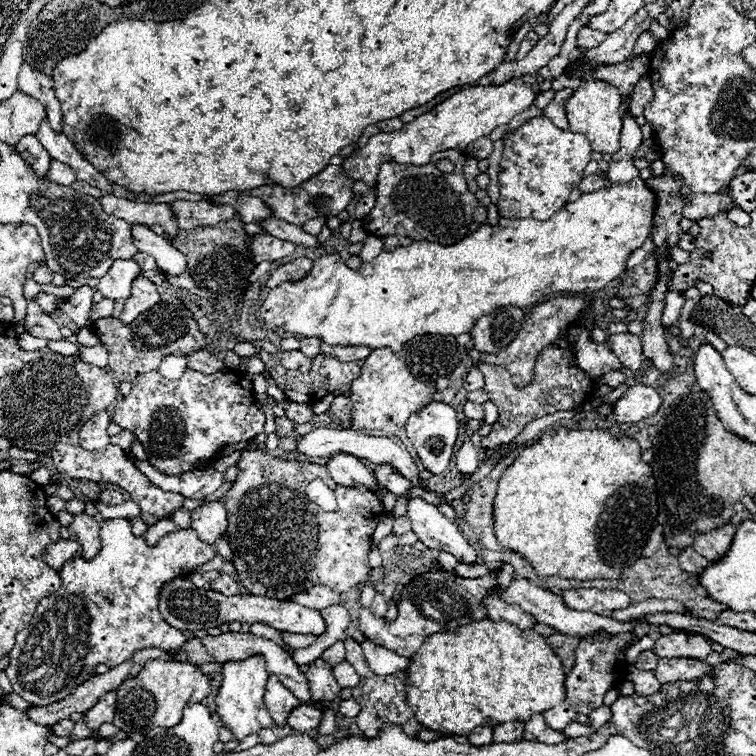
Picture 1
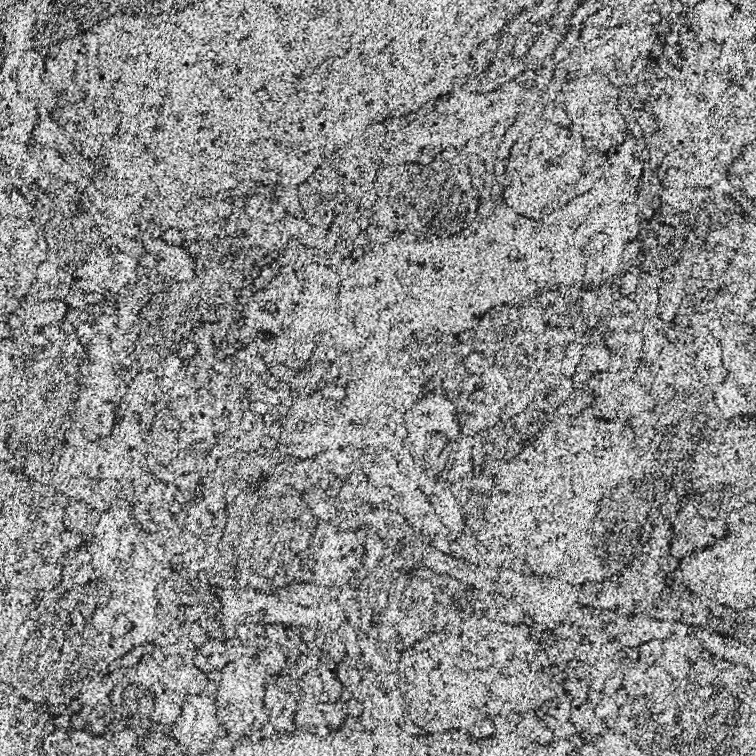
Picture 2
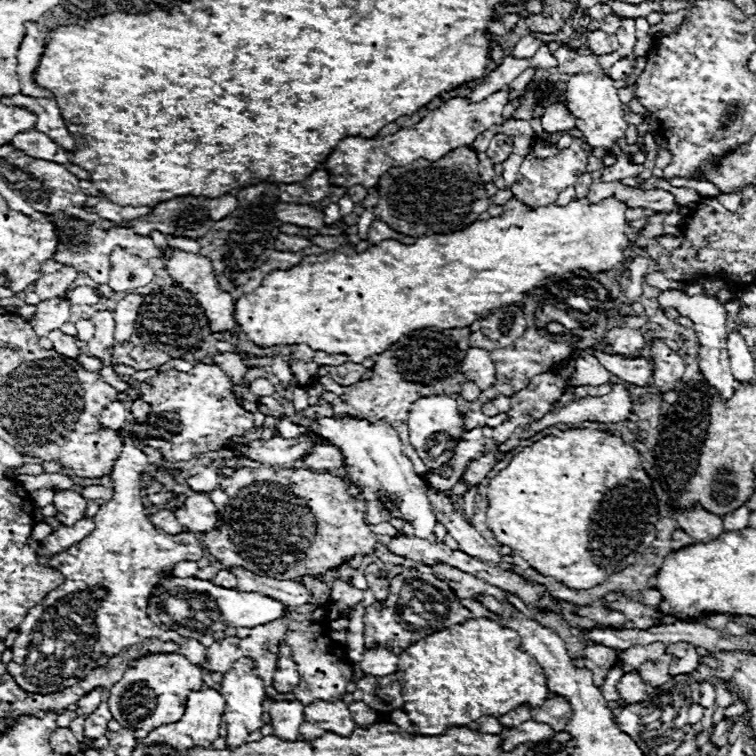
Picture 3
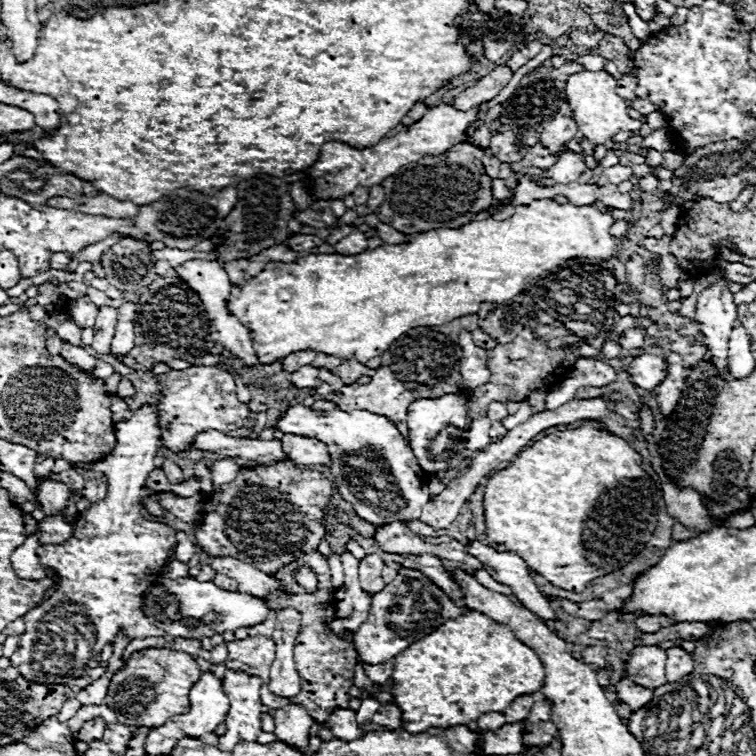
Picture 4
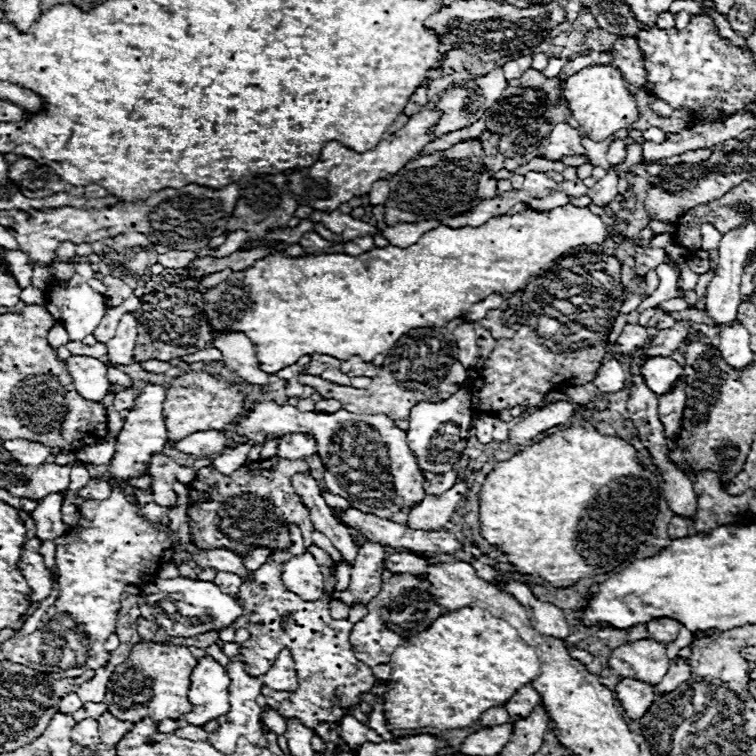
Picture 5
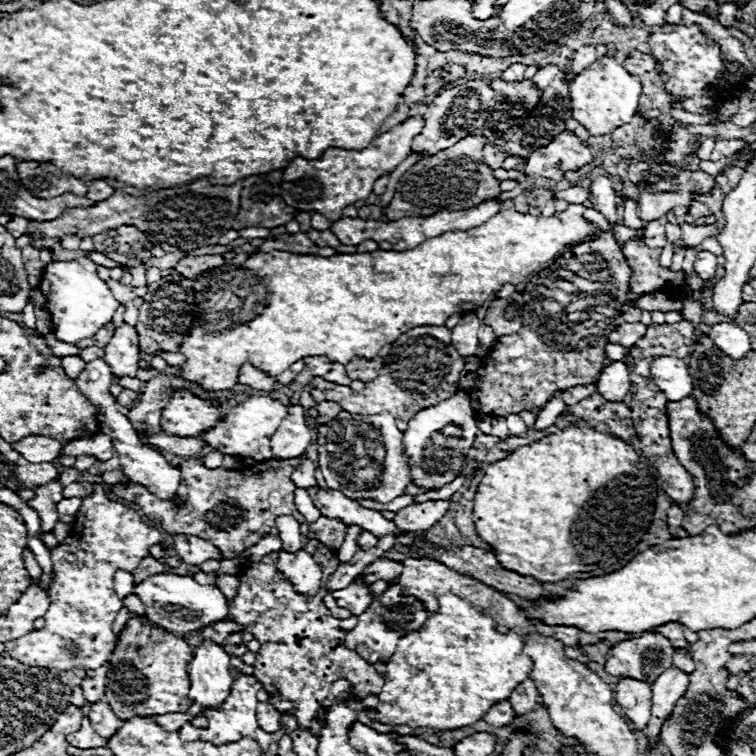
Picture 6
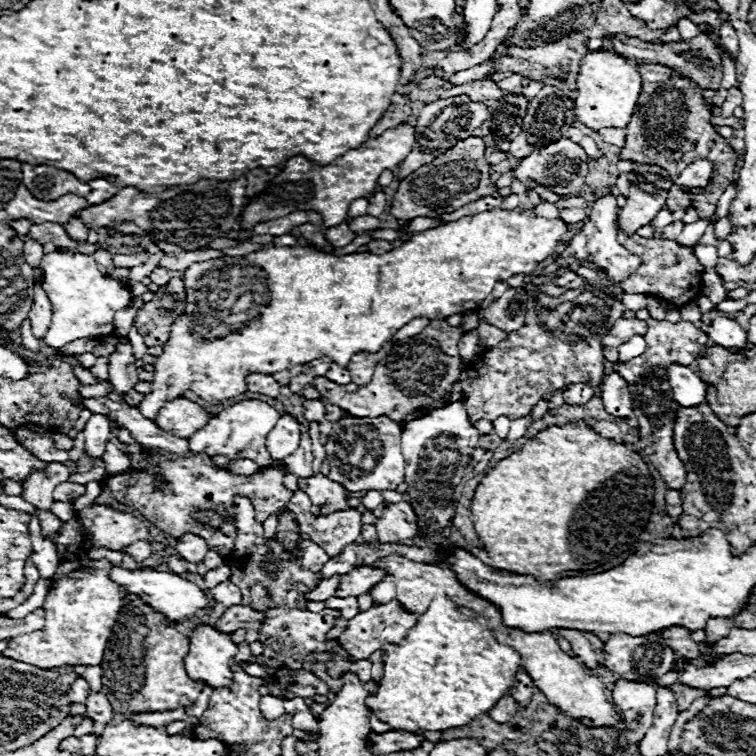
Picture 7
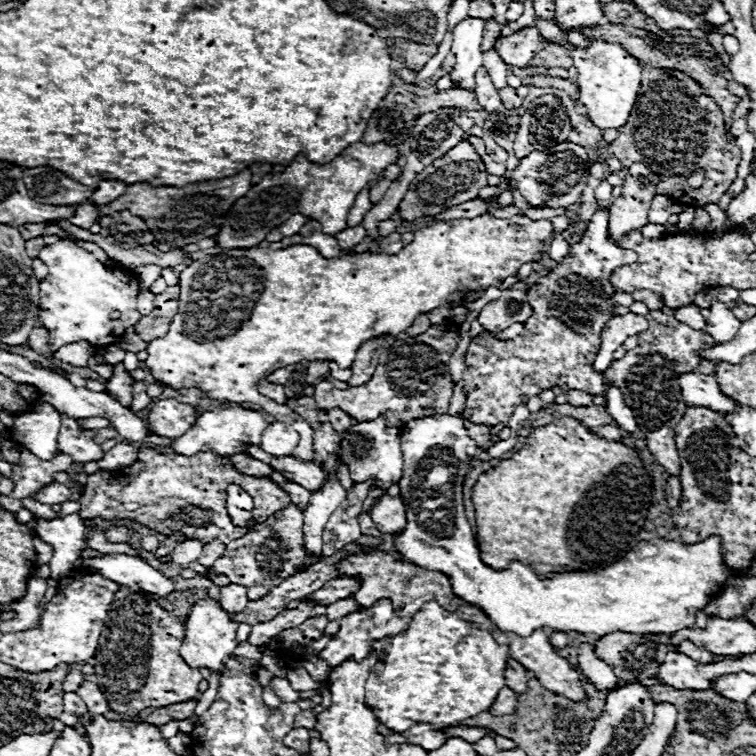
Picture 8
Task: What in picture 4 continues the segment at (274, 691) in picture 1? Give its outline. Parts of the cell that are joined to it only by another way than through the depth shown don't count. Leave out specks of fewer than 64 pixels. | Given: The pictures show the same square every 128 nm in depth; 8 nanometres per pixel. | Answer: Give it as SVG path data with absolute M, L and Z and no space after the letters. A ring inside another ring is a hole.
M288 704L284 708L274 710L274 724L276 724L276 738L284 740L286 744L292 744L300 748L302 752L308 748L308 736L310 736L310 724L314 722L310 714L300 708L298 704Z

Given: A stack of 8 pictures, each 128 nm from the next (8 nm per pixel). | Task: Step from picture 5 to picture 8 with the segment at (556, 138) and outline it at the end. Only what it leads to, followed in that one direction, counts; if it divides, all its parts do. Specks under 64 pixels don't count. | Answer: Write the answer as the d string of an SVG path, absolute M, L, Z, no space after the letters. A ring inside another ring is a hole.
M562 142L554 148L548 148L546 152L534 150L526 158L522 158L518 168L512 172L512 182L532 206L540 206L542 202L546 202L550 208L568 208L580 198L586 186L588 168L590 156L586 154L586 148L572 142Z

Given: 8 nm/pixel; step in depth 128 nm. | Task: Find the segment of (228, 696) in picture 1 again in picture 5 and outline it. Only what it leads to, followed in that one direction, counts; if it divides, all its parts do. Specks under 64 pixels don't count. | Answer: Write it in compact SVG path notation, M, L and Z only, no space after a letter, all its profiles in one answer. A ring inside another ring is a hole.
M230 662L226 666L228 670L228 676L232 680L230 684L230 712L226 716L220 716L220 728L218 732L210 734L208 736L208 742L218 748L220 752L228 754L230 750L234 750L234 742L240 738L240 736L246 736L252 744L256 746L266 746L268 740L264 738L264 730L262 730L262 722L260 722L260 714L262 714L262 708L256 704L256 698L260 696L260 678L254 678L254 676L248 676L244 672L244 664L242 662Z

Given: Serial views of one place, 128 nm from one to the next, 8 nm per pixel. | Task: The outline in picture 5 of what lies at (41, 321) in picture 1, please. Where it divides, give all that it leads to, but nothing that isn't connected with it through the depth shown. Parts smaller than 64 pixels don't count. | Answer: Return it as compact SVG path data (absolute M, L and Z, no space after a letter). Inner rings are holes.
M70 356L68 372L72 372L72 380L76 384L76 392L80 392L86 400L102 400L110 382L106 378L106 364L98 358L90 356Z

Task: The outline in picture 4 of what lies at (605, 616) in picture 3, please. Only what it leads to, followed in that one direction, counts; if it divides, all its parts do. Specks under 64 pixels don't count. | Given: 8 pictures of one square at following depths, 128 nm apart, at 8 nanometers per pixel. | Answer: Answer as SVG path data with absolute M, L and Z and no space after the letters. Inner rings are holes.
M560 600L564 612L568 612L574 618L586 618L586 620L600 620L604 618L610 610L602 600L590 600L590 602L570 602L570 600Z

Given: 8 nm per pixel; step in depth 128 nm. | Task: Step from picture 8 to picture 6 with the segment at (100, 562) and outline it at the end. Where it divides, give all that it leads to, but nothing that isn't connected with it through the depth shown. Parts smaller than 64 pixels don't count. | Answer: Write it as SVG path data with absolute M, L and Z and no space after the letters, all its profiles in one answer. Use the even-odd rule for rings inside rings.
M154 574L138 584L140 600L146 606L146 618L170 634L186 634L202 630L210 624L226 620L230 614L226 596L216 586L202 586L190 576L178 574Z

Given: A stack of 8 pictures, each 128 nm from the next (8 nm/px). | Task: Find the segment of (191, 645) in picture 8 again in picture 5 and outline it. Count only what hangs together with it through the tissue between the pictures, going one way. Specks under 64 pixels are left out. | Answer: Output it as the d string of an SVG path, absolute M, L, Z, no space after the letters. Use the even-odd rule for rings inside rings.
M204 656L198 660L190 678L190 704L192 712L178 718L180 726L204 726L210 720L216 720L230 712L228 702L228 674L214 658Z

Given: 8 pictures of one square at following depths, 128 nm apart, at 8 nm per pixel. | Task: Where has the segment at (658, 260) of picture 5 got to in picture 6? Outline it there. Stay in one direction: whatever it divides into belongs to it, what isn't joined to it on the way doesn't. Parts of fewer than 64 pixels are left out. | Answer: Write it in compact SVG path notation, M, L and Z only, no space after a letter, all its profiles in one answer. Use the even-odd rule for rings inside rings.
M628 240L622 244L622 254L632 268L630 292L634 294L652 294L666 286L676 292L682 288L684 272L670 272L658 264L660 248L648 248L642 240Z

